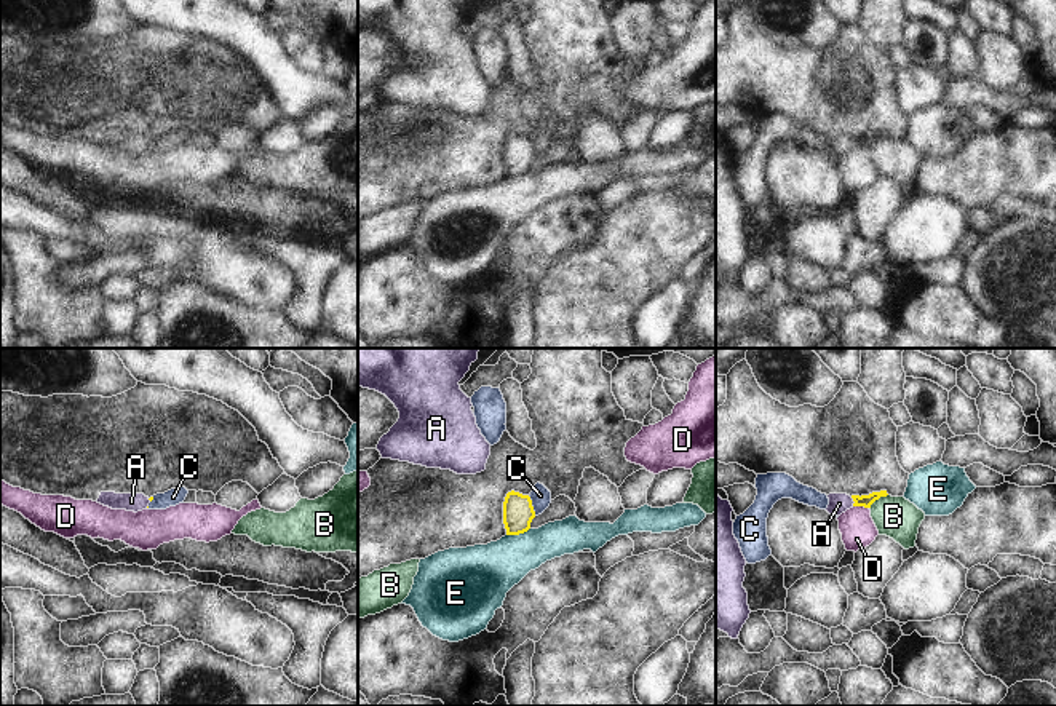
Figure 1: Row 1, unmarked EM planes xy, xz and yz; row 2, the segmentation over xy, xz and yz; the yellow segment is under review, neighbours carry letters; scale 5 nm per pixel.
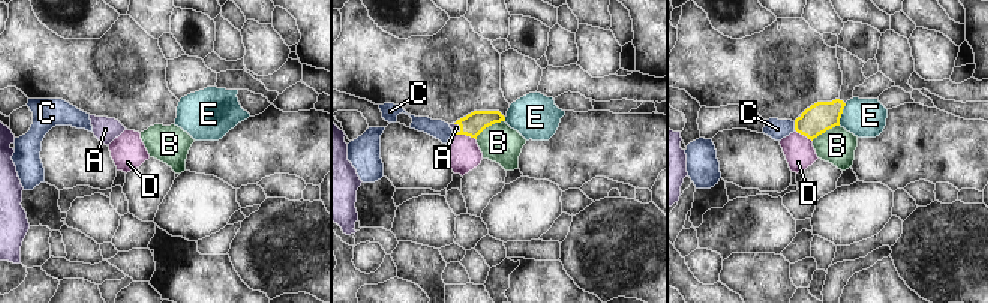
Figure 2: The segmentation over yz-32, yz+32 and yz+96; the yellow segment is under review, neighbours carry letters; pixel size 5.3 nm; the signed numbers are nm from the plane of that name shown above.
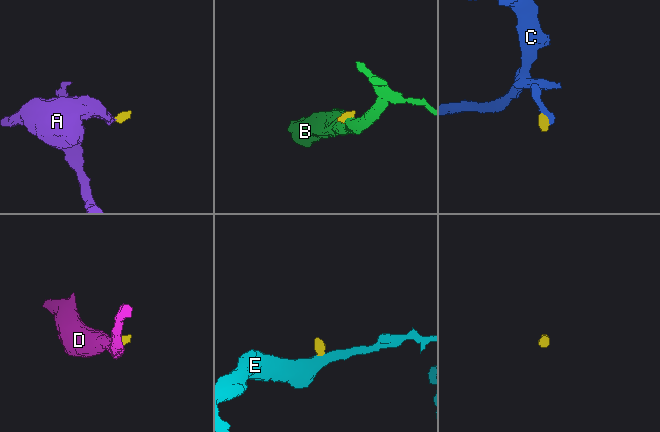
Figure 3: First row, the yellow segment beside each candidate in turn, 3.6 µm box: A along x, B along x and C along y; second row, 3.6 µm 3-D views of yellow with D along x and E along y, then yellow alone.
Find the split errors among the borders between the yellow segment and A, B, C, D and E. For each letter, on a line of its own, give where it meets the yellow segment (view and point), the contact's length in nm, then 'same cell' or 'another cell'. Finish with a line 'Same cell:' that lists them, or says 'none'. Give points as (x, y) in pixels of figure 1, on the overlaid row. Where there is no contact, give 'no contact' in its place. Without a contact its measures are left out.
A: meets yellow in yz at (853, 500); contact 50 nm long; same cell
B: meets yellow in yz at (877, 499); contact 120 nm long; another cell
C: meets yellow in xz at (531, 505); contact 110 nm long; another cell
D: meets yellow in yz at (861, 505); contact 80 nm long; another cell
E: meets yellow in xz at (518, 534); contact 130 nm long; another cell
Same cell: A

